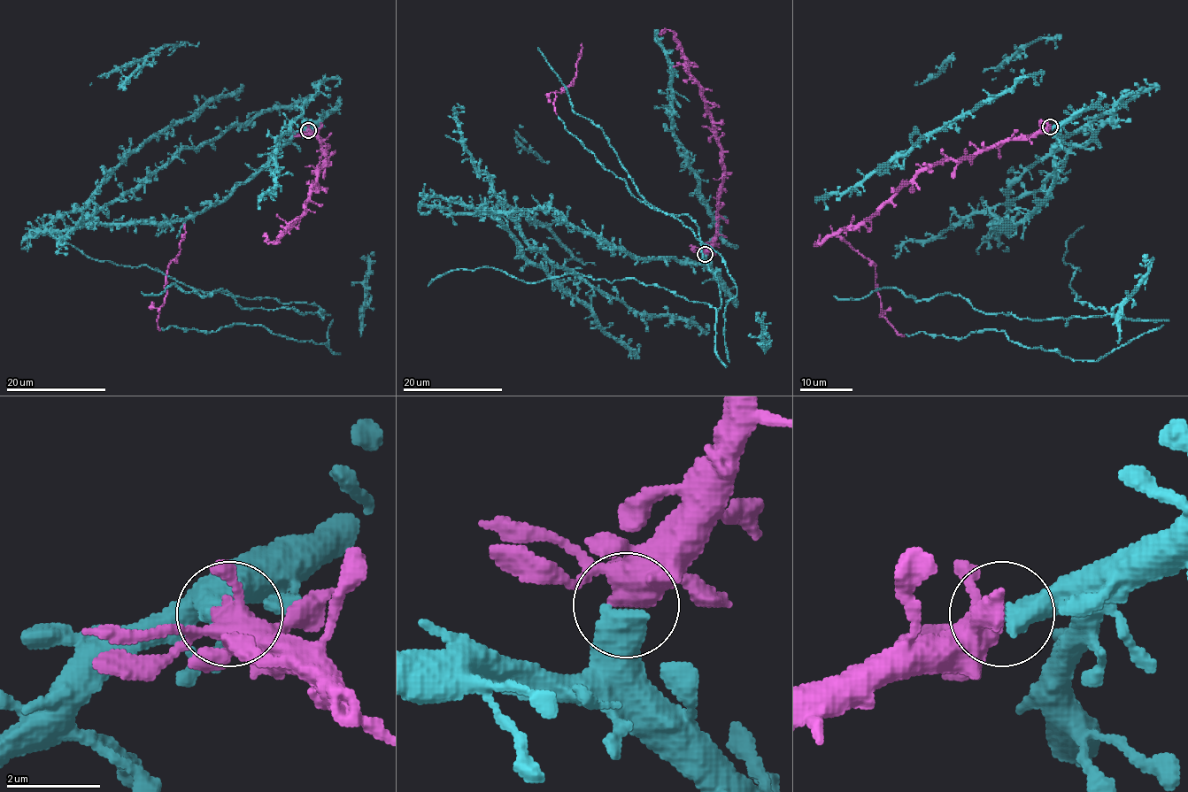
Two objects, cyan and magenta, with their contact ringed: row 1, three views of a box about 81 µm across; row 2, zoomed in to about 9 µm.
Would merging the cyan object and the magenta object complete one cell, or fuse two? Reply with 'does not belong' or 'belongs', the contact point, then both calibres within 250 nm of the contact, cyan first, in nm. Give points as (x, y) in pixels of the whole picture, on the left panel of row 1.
belongs; at (308, 130); 650 nm thick on the cyan side, 380 nm on the other

